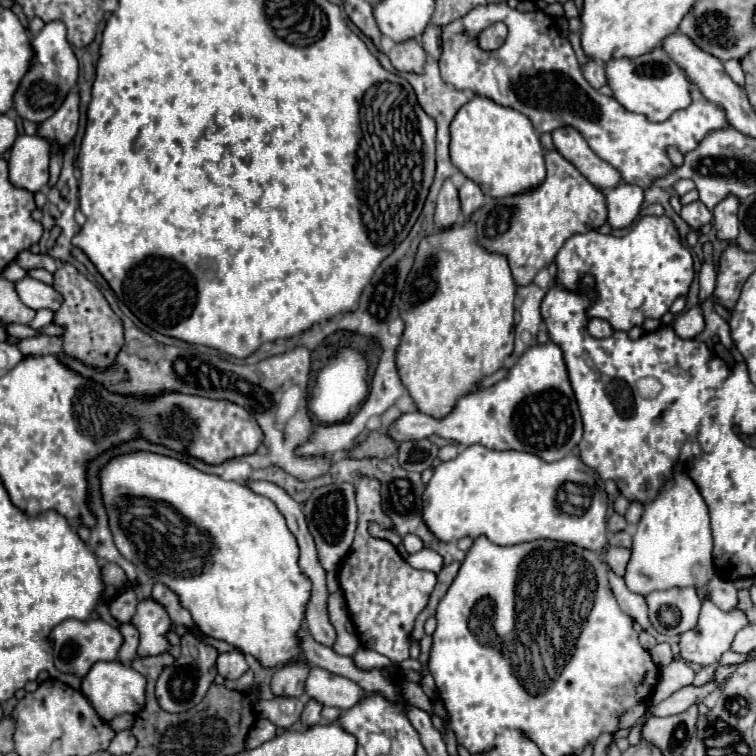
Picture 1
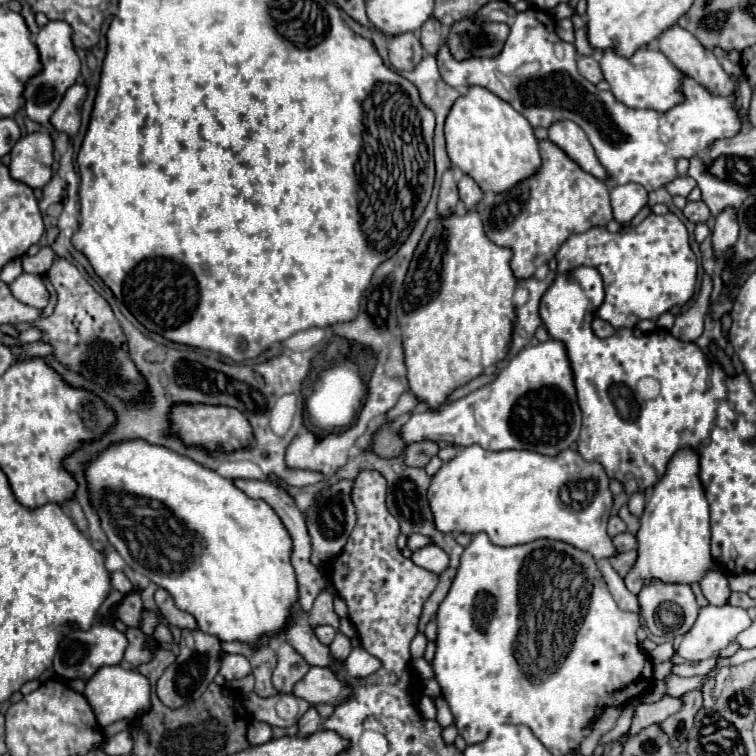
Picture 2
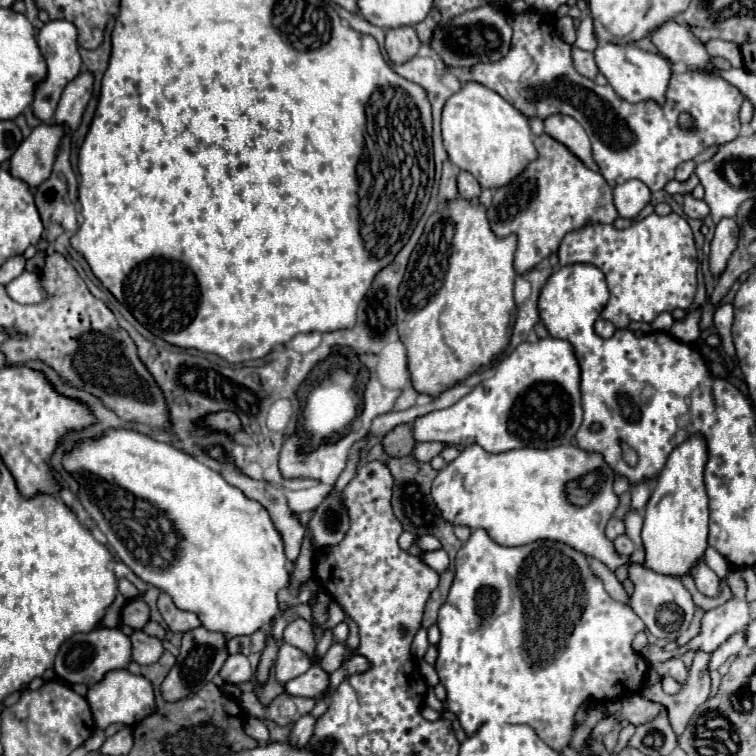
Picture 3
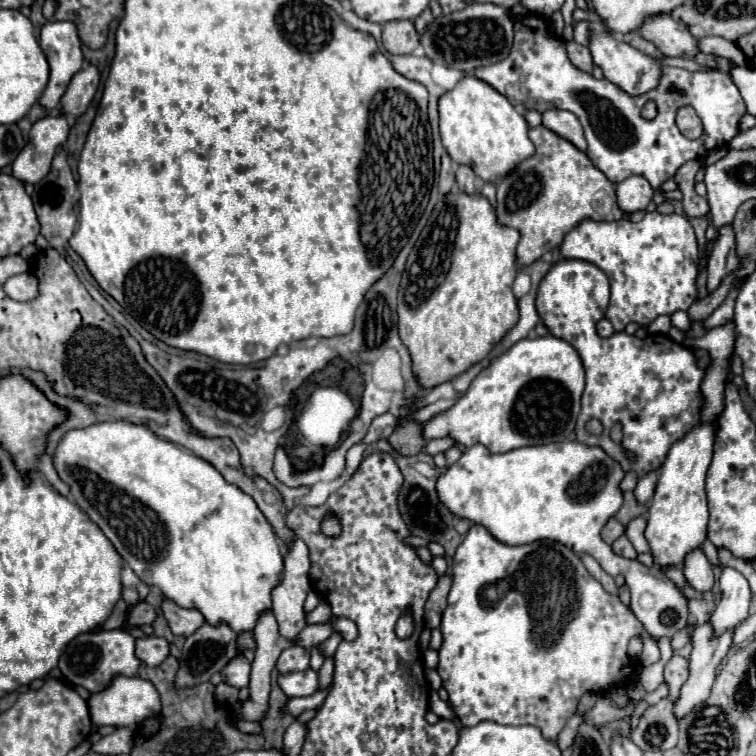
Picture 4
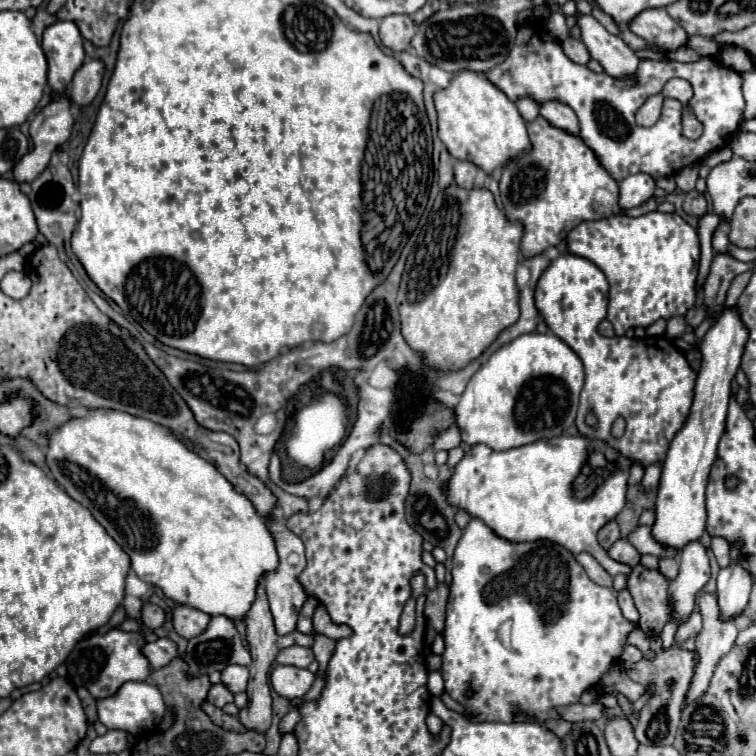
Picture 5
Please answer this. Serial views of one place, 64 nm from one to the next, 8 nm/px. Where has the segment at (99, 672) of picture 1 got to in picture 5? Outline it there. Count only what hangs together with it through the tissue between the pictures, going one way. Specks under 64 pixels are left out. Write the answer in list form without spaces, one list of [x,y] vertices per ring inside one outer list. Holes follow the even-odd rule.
[[[124,682],[114,696],[104,698],[104,700],[96,700],[96,712],[98,712],[98,720],[106,728],[118,728],[118,730],[126,730],[130,734],[138,734],[138,732],[156,728],[166,712],[166,706],[164,706],[160,690],[154,684]]]

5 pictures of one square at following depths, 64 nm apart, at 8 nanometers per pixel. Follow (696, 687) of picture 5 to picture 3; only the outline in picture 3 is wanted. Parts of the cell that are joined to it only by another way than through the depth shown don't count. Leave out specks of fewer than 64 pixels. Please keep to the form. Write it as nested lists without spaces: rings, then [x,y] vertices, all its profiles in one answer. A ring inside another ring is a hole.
[[[696,652],[694,664],[690,668],[690,676],[676,696],[664,694],[660,682],[644,688],[644,698],[652,698],[654,702],[662,702],[668,706],[668,720],[676,736],[682,736],[682,732],[690,722],[690,716],[696,712],[700,704],[708,700],[708,692],[710,692],[710,676],[706,670],[708,658],[710,654],[704,656],[704,652]]]

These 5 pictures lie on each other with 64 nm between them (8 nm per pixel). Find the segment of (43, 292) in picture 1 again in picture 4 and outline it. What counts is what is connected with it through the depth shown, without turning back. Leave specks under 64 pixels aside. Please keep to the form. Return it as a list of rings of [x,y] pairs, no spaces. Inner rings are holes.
[[[30,272],[8,278],[2,288],[12,300],[18,300],[18,302],[30,302],[38,296],[38,280]]]

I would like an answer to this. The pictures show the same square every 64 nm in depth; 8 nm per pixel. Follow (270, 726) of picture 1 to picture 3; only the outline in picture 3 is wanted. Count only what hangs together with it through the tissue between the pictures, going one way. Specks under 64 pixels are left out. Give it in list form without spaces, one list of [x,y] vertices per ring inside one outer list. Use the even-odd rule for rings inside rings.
[[[248,718],[246,724],[244,724],[244,730],[246,730],[246,734],[248,734],[250,738],[258,740],[260,744],[266,744],[266,742],[268,742],[268,728],[266,728],[266,724],[264,724],[262,720],[258,720],[258,718]]]

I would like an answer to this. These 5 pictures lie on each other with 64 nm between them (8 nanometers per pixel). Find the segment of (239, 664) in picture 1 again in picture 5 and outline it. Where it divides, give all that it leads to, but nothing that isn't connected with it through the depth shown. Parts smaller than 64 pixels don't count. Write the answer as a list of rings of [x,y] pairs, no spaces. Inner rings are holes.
[[[230,664],[228,668],[222,670],[222,682],[234,692],[244,692],[246,684],[248,684],[248,668],[240,666],[240,664]]]

